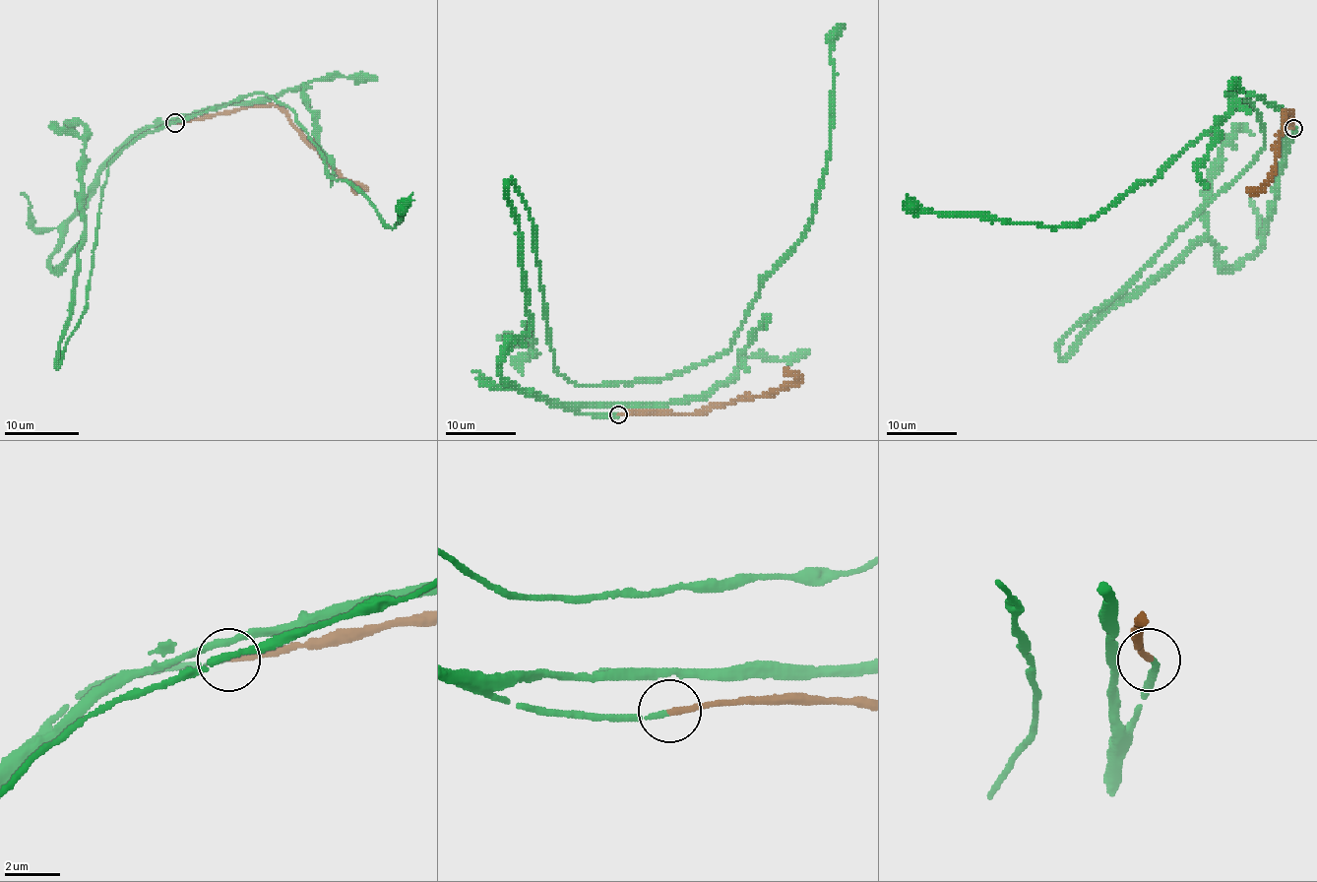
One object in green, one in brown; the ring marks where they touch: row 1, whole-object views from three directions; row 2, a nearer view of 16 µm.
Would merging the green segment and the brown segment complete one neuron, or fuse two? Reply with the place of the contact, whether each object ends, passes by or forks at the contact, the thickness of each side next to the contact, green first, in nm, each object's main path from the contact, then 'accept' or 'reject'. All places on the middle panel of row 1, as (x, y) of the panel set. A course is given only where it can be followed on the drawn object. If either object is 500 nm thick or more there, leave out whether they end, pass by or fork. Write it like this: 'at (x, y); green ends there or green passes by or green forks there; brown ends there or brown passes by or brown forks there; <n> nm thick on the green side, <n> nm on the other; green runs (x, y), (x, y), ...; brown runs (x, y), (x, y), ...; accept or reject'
at (618, 414); green passes by; brown ends there; 130 nm thick on the green side, 240 nm on the other; green runs (619, 414), (500, 374), (531, 317), (507, 185), (555, 369), (661, 381), (713, 360), (815, 210), (846, 24); brown runs (619, 414), (704, 412), (726, 403), (771, 395), (793, 379), (784, 369); accept

